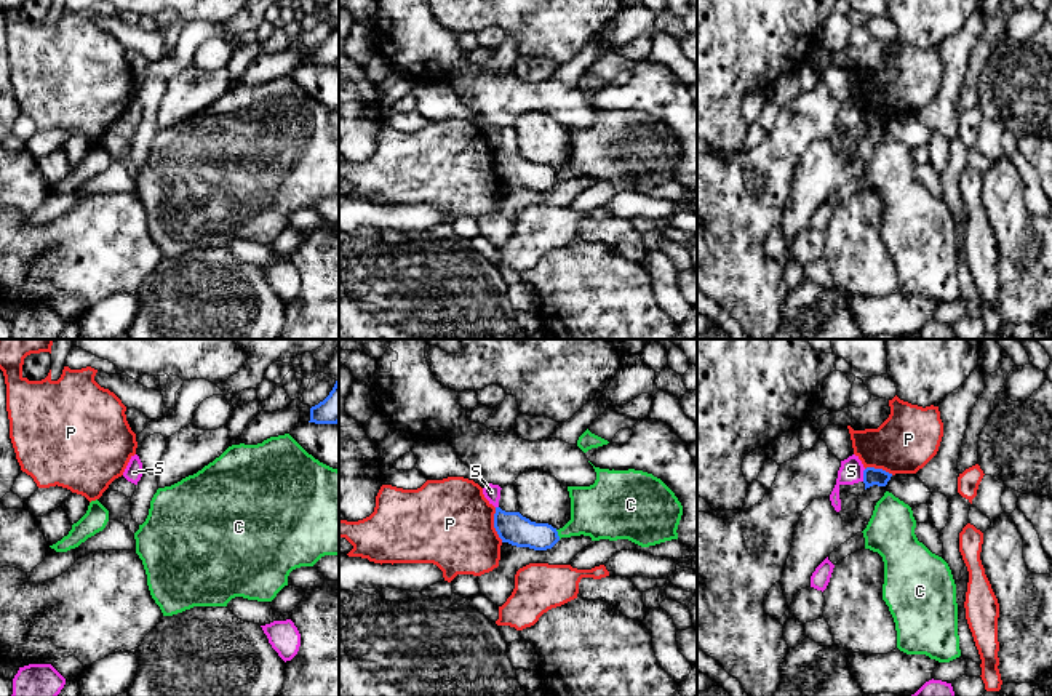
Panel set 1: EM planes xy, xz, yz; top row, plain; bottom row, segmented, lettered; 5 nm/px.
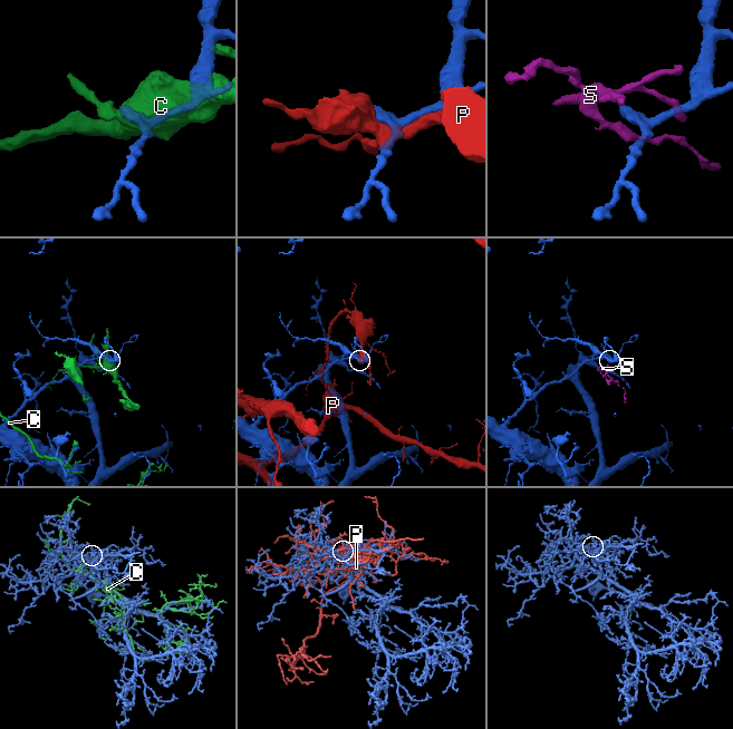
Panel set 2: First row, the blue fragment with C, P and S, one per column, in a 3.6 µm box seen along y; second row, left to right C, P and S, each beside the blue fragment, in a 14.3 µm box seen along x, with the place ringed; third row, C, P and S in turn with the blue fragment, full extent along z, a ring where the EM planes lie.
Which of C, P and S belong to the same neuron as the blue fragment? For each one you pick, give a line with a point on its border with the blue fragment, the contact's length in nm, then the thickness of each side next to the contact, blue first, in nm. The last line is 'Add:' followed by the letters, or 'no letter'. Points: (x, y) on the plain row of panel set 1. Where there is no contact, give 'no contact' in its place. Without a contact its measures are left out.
Add: no letter

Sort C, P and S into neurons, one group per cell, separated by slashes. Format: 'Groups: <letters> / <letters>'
Groups: C / P / S

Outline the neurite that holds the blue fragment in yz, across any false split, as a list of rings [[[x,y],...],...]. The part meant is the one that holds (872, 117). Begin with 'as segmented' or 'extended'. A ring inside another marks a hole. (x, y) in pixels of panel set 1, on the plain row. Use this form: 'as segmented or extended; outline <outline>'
as segmented; outline [[[867,109],[863,112],[863,125],[865,131],[878,126],[878,128],[886,128],[887,123],[891,122],[892,115],[883,112],[883,110],[875,110],[875,109]]]

